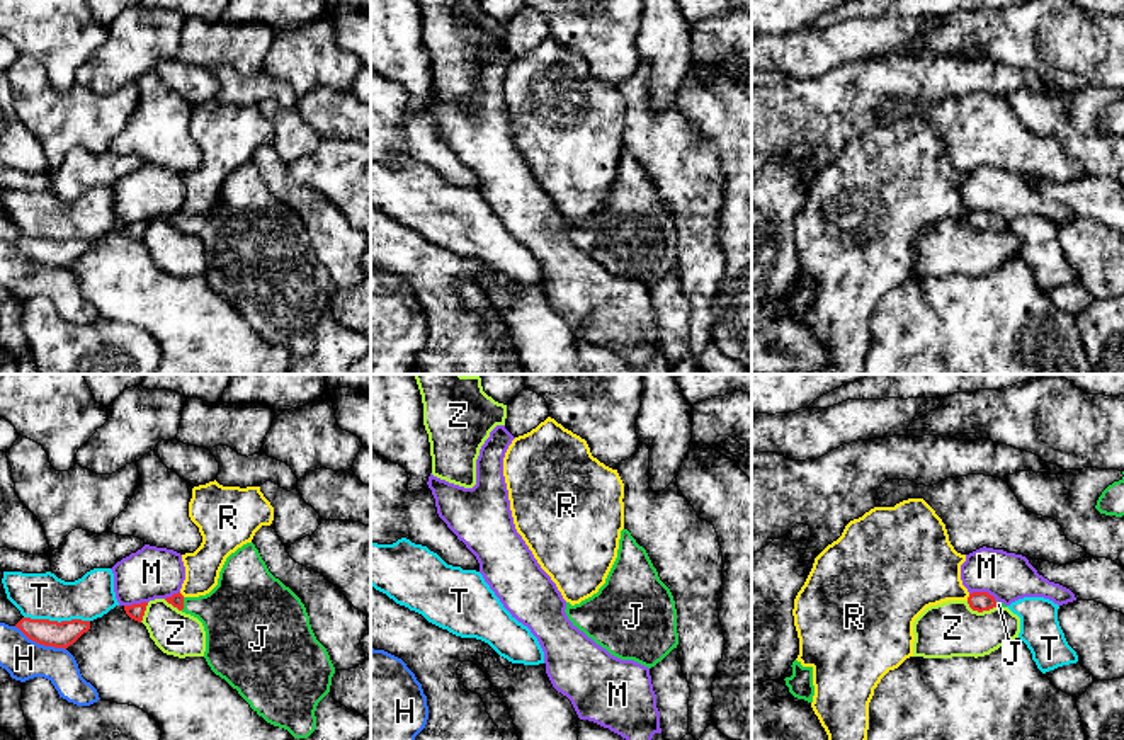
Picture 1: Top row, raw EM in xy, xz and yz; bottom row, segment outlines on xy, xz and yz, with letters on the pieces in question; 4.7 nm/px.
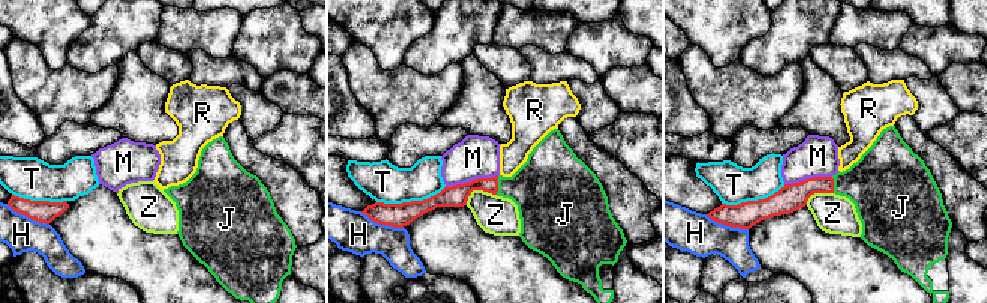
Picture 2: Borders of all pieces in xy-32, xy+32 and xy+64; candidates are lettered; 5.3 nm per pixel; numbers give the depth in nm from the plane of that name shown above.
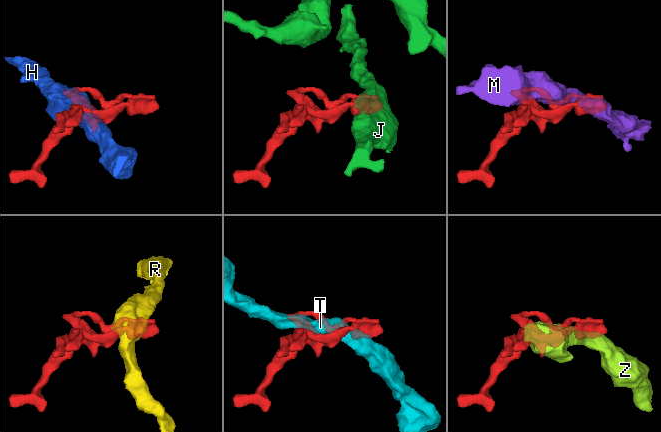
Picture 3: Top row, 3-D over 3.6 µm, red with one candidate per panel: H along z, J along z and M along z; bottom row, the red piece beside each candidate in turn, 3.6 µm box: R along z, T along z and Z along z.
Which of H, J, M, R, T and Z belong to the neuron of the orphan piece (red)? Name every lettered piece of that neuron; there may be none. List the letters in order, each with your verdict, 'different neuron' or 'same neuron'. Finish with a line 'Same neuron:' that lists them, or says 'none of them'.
H: different neuron
J: same neuron
M: different neuron
R: different neuron
T: different neuron
Z: different neuron
Same neuron: J

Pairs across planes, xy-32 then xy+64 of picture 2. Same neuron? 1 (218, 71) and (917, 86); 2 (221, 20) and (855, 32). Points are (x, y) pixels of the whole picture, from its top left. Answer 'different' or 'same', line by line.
1: different
2: same

